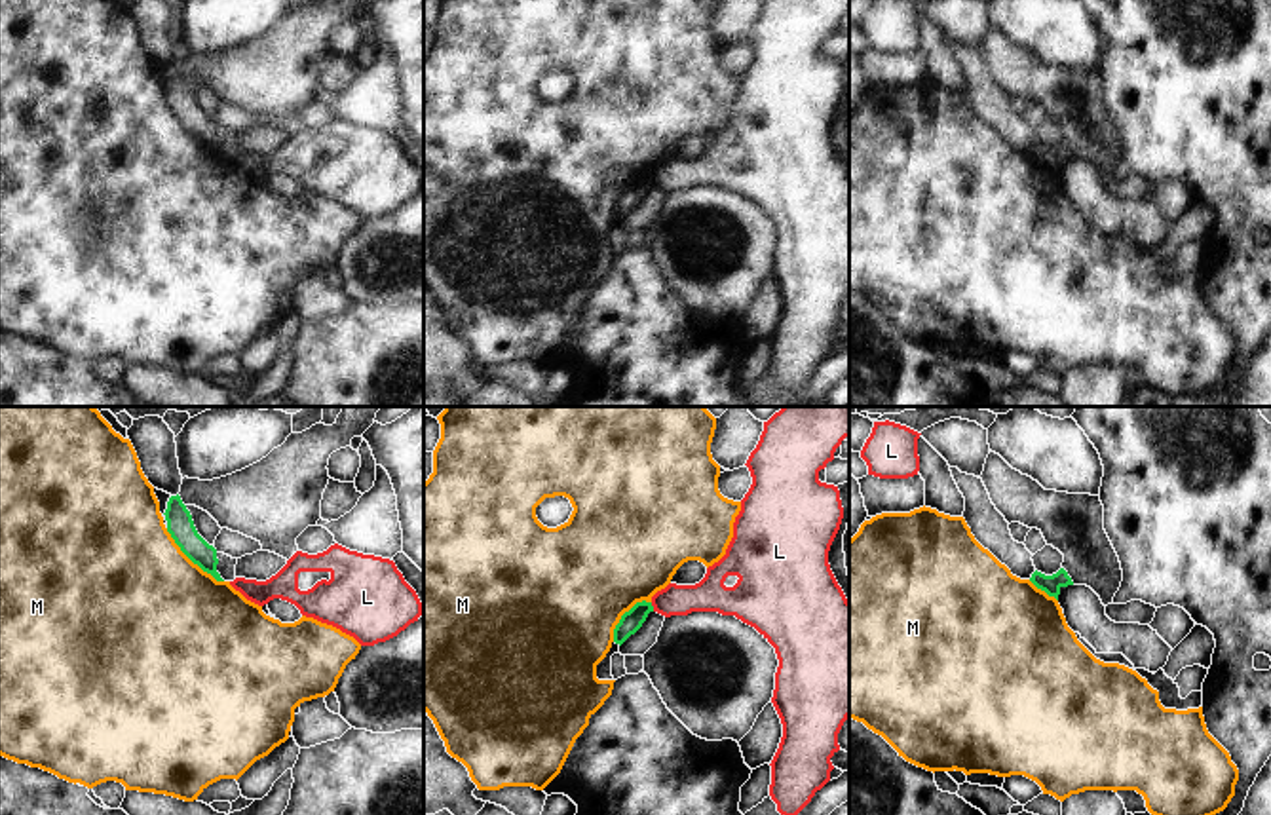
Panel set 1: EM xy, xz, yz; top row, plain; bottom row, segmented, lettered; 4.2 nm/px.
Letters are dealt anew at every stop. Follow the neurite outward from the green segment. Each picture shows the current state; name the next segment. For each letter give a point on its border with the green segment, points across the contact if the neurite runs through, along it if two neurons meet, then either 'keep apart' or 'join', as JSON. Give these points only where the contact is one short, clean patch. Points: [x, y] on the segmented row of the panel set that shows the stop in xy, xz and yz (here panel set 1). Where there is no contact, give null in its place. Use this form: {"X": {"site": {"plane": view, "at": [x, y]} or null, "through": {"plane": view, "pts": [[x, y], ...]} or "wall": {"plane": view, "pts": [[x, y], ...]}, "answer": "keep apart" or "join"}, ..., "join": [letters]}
{"L": {"site": {"plane": "xz", "at": [652, 606]}, "wall": {"plane": "xz", "pts": [[650, 603], [654, 610]]}, "answer": "keep apart"}, "M": {"site": {"plane": "xy", "at": [192, 561]}, "answer": "keep apart"}, "join": []}

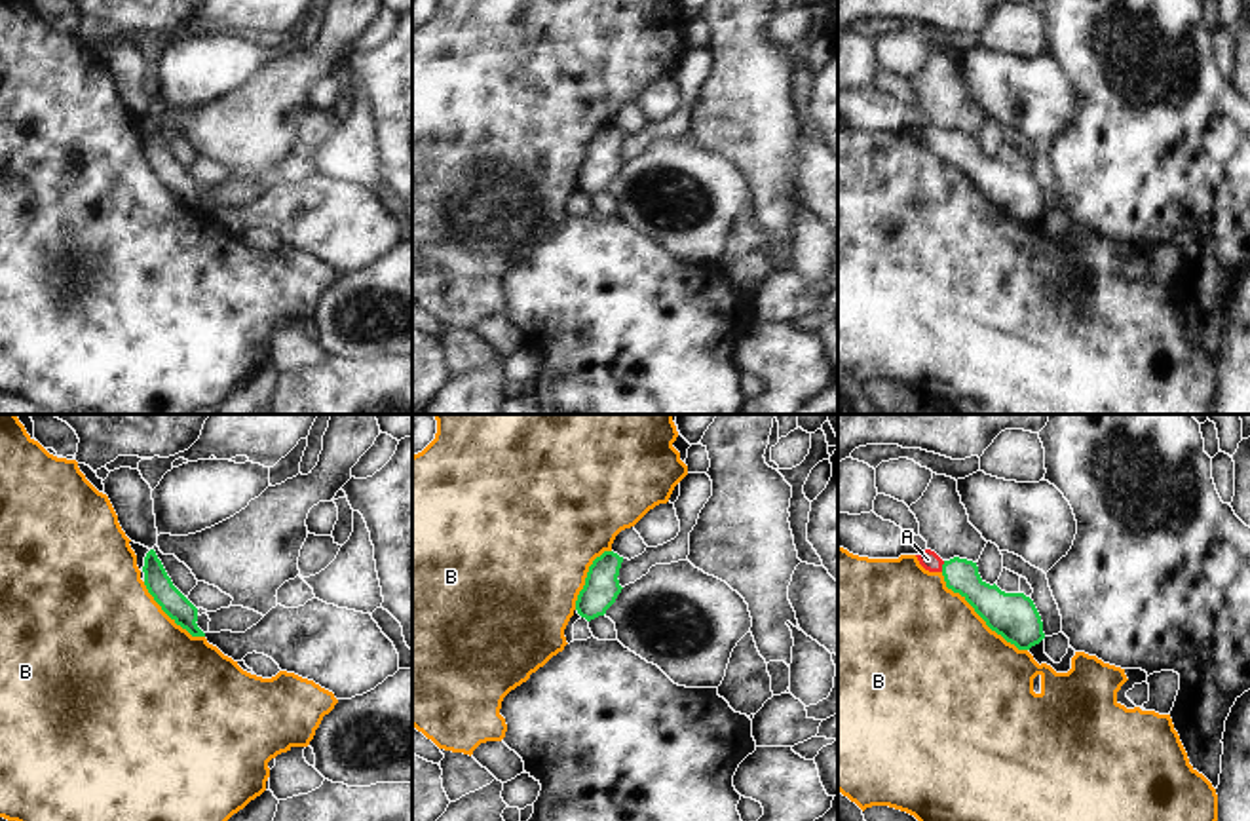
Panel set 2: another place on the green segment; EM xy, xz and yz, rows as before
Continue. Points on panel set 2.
{"A": {"site": {"plane": "yz", "at": [943, 567]}, "through": {"plane": "yz", "pts": [[962, 576], [943, 567], [928, 559]]}, "answer": "join"}, "B": {"site": {"plane": "yz", "at": [979, 614]}, "answer": "keep apart"}, "join": ["A"]}

